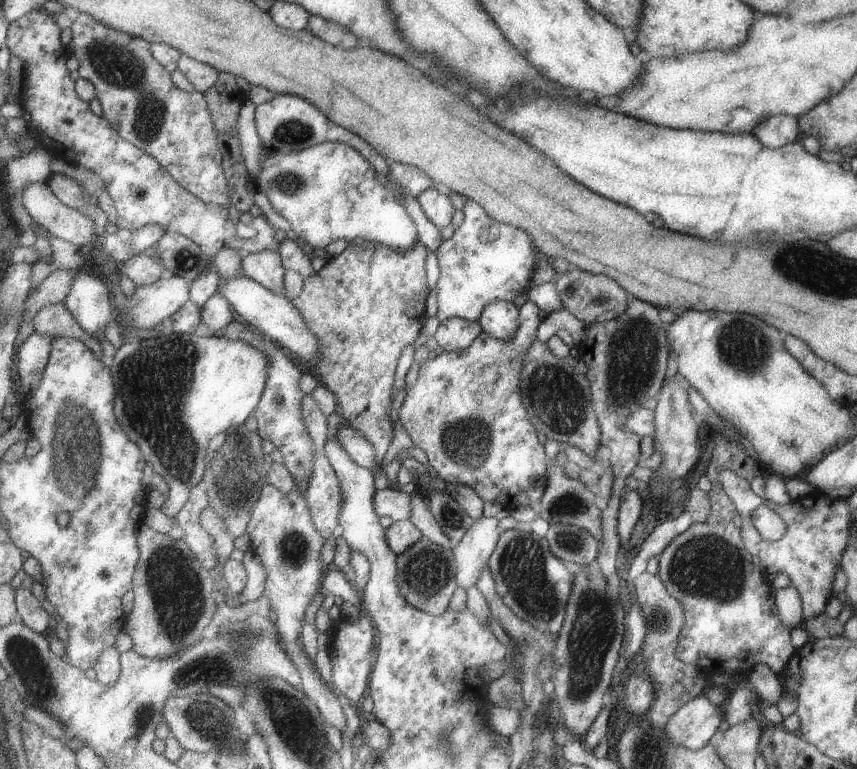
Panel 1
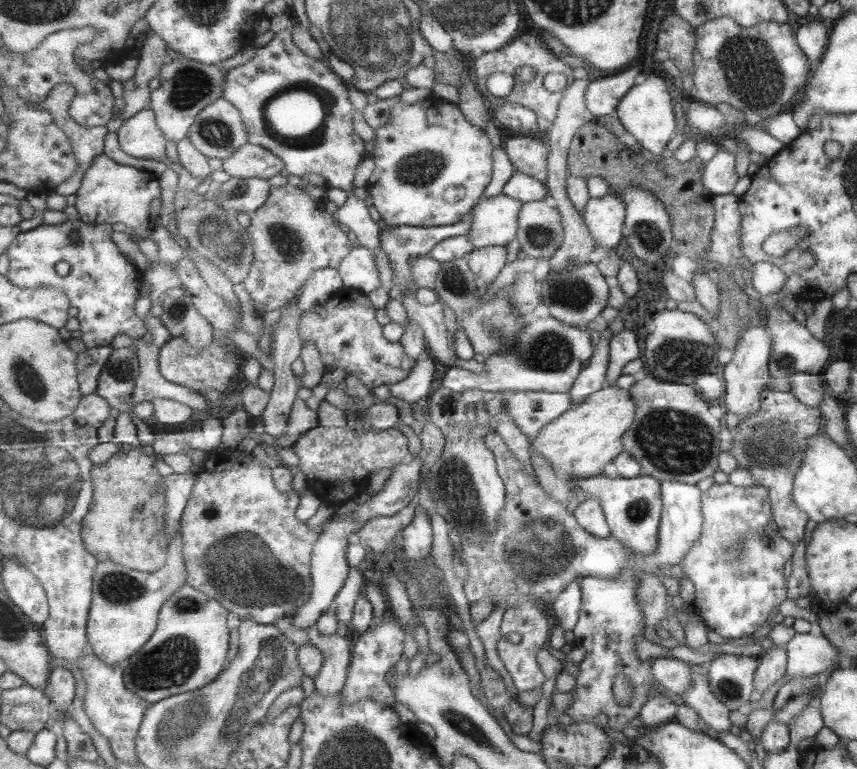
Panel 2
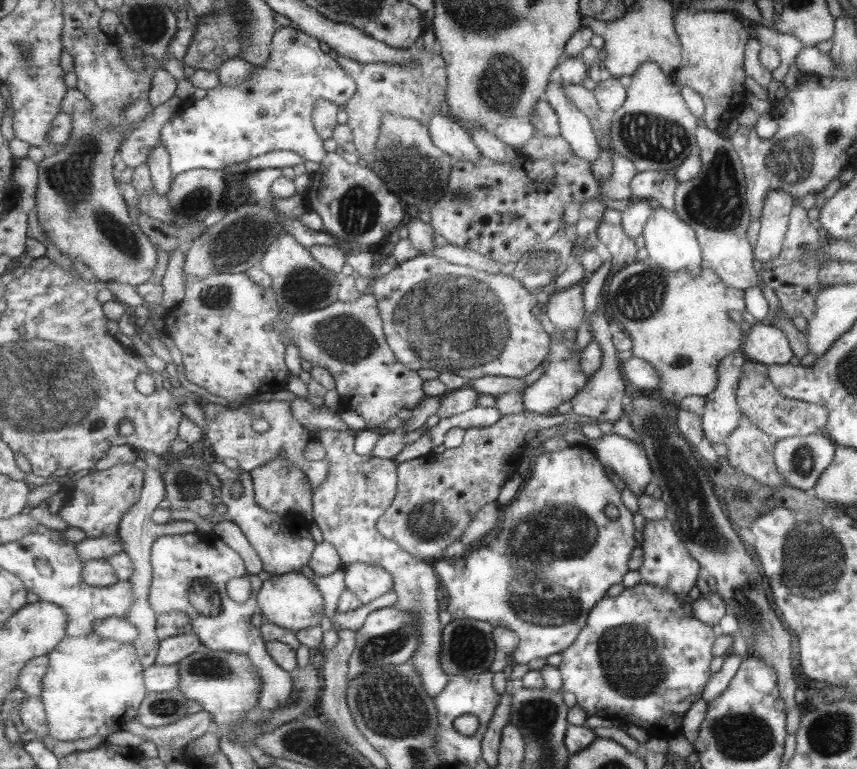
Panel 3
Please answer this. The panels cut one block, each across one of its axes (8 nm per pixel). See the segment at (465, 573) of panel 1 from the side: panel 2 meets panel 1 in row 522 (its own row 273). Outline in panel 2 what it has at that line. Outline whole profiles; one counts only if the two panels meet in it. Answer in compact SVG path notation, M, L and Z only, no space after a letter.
M501 245L475 248L466 256L467 265L478 276L482 290L499 276L503 266L508 264L507 258L509 258L509 250Z

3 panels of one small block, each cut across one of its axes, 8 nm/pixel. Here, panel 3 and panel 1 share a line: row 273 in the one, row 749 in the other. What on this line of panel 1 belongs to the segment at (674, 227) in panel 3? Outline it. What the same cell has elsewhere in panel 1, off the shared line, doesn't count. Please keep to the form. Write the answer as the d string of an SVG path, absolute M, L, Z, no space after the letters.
M701 694L686 702L675 714L668 717L663 734L675 746L697 750L716 737L716 730L723 720L723 707L709 702Z

